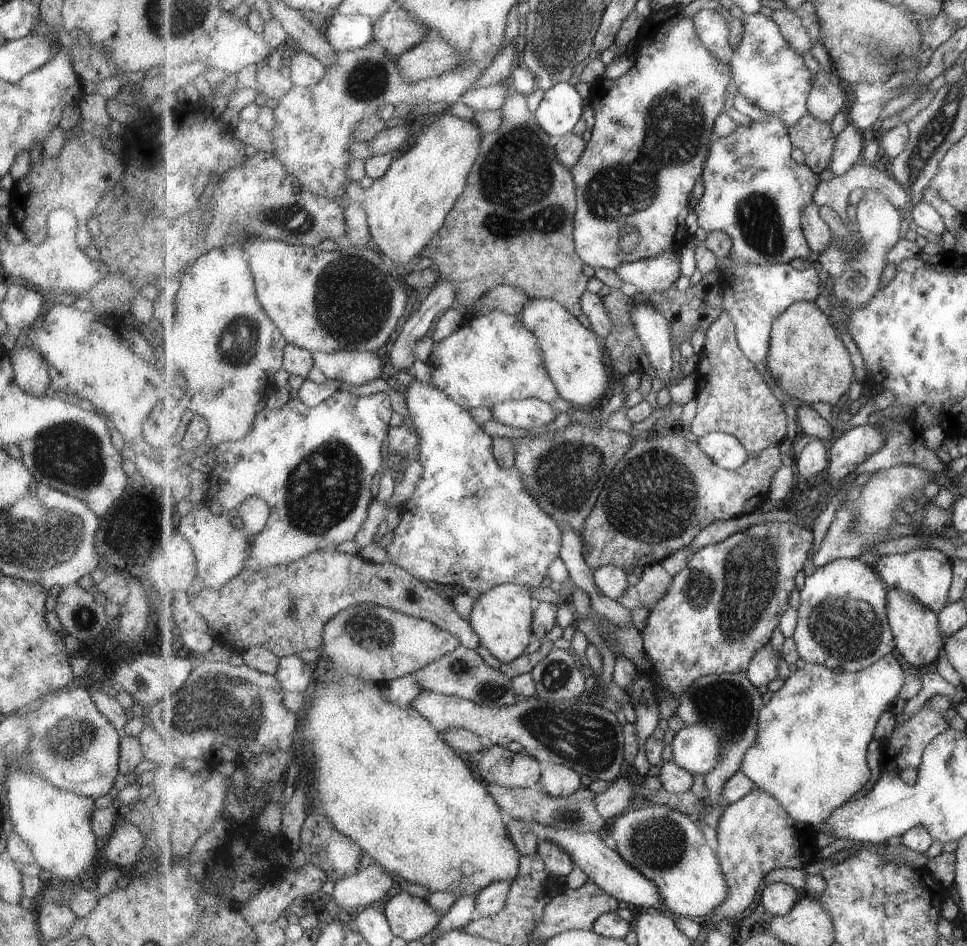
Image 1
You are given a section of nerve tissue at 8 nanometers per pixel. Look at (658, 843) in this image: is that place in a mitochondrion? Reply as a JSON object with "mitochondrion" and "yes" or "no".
{"mitochondrion":"yes"}

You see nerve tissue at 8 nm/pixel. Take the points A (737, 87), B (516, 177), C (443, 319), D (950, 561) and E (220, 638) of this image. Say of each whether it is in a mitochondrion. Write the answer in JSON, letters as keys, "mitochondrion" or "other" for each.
{"A":"other","B":"mitochondrion","C":"other","D":"other","E":"other"}

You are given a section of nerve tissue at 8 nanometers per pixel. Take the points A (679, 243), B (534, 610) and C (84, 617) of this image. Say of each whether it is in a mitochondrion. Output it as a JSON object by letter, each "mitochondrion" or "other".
{"A":"other","B":"other","C":"mitochondrion"}

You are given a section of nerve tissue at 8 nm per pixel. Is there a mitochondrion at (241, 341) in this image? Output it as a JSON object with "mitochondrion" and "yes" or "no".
{"mitochondrion":"yes"}

